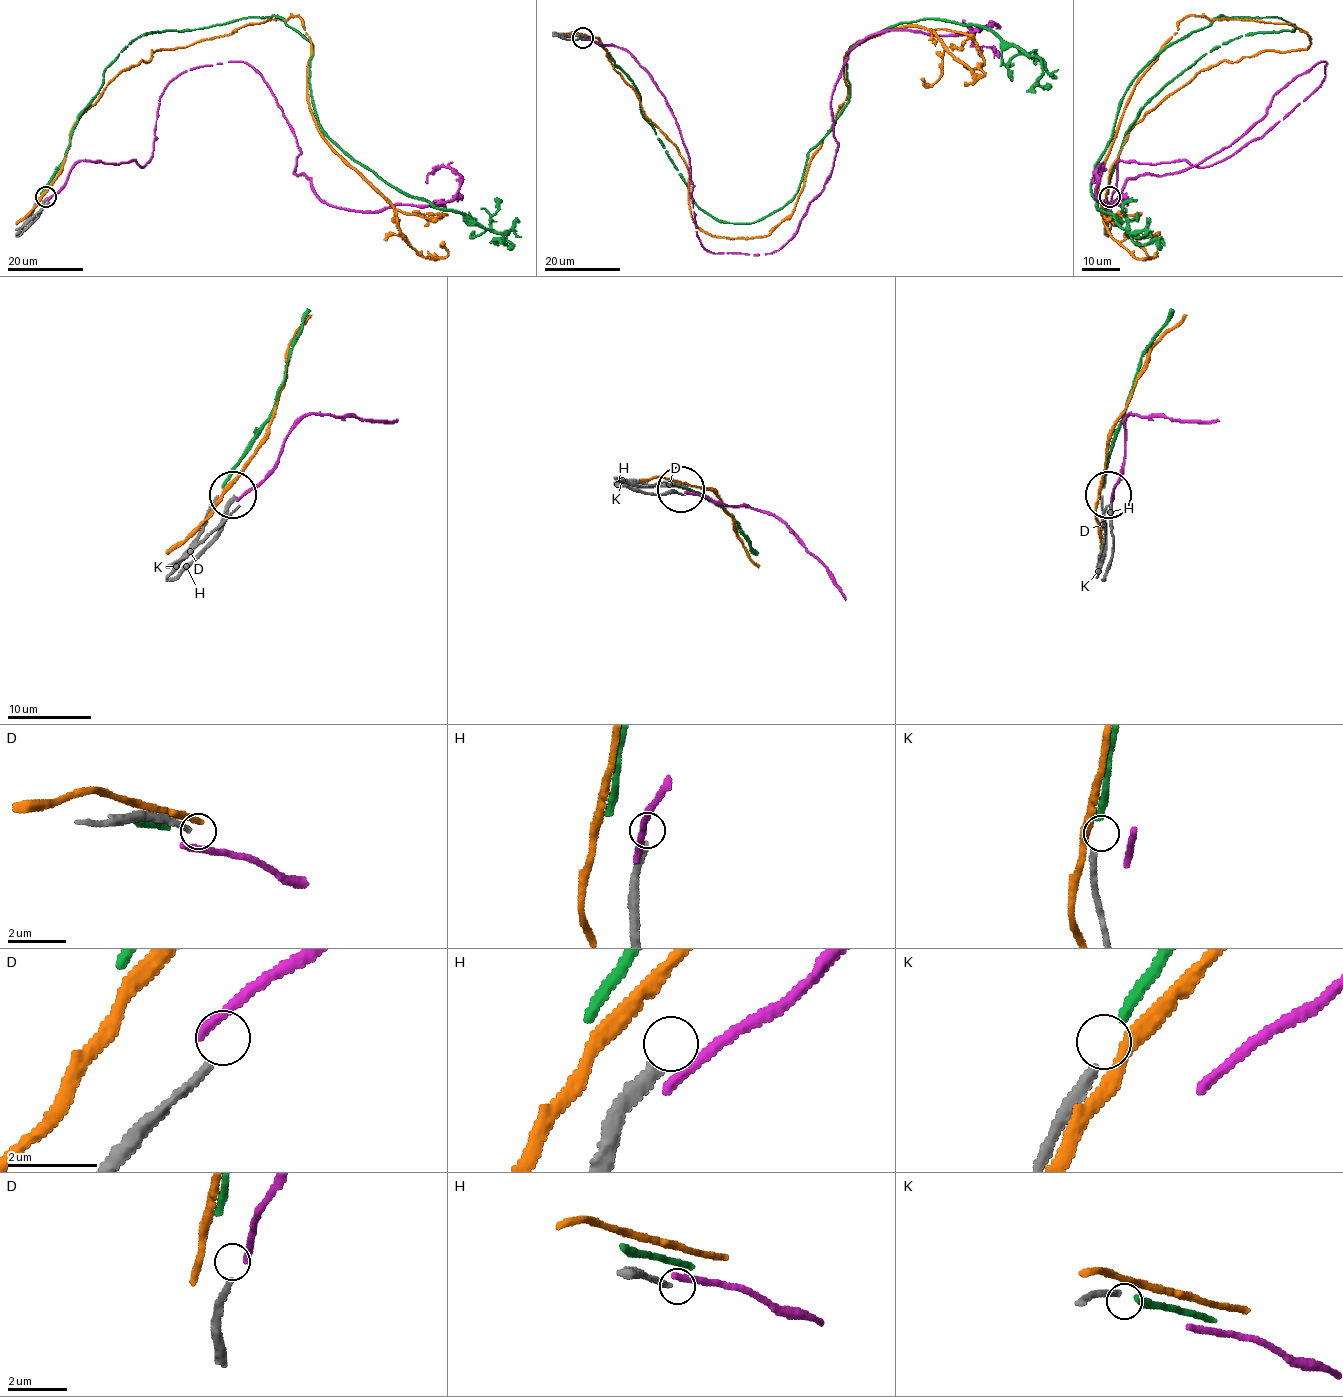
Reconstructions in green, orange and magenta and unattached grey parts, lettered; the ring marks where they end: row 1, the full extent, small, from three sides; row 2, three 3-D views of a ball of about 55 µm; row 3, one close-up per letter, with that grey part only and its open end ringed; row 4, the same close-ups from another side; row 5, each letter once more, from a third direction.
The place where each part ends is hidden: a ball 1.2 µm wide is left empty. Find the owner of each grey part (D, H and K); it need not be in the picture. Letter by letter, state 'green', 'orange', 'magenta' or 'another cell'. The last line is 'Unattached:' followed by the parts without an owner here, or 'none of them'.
D: another cell
H: another cell
K: green
Unattached: D, H

